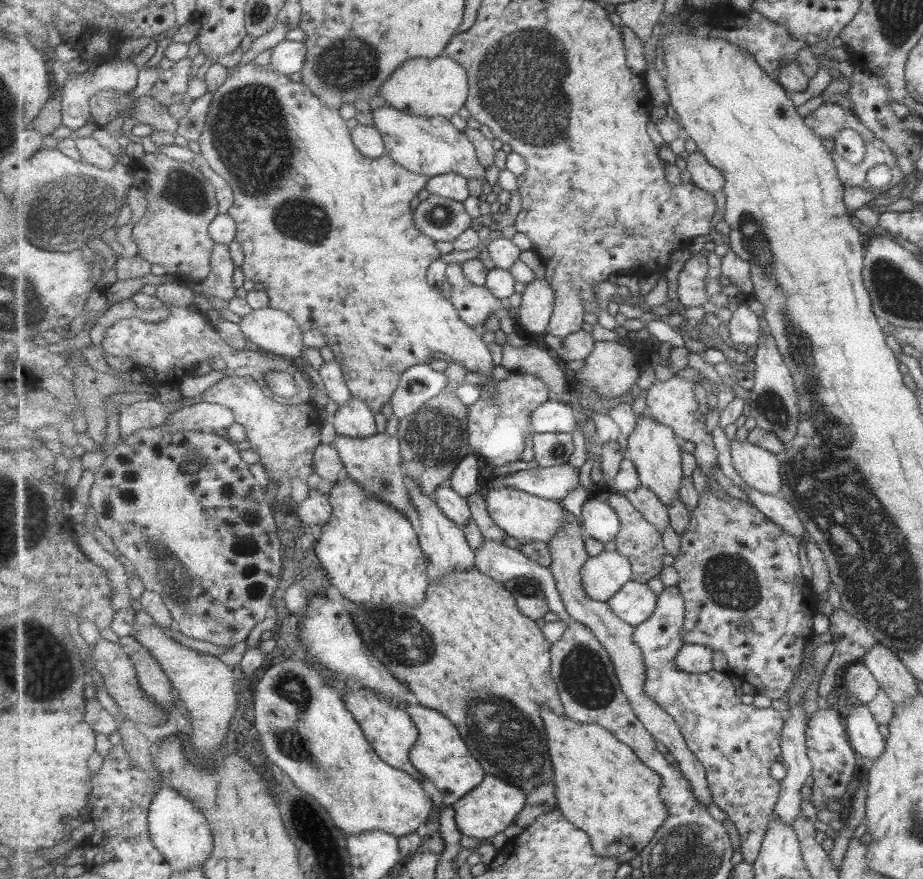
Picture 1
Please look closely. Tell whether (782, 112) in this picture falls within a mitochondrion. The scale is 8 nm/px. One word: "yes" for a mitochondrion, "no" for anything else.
no

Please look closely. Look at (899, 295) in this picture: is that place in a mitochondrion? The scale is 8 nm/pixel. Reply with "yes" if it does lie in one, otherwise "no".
yes

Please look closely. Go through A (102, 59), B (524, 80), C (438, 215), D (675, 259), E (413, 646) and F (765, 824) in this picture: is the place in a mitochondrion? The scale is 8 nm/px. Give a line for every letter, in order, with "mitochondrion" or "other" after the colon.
A: other
B: mitochondrion
C: mitochondrion
D: other
E: mitochondrion
F: other

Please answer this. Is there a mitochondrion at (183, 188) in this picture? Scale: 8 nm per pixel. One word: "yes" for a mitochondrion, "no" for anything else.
yes

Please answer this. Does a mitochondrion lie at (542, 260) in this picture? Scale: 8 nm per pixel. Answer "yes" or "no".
no

